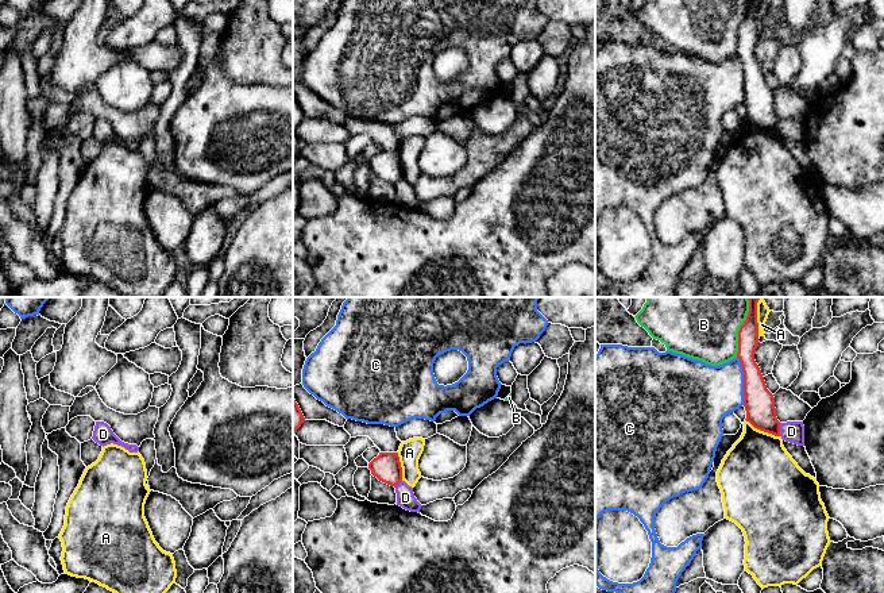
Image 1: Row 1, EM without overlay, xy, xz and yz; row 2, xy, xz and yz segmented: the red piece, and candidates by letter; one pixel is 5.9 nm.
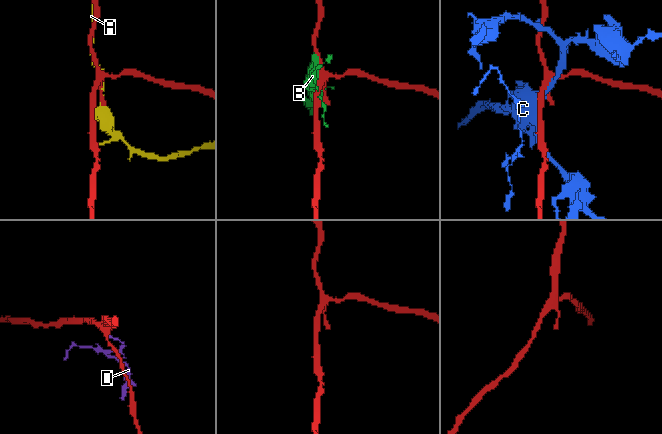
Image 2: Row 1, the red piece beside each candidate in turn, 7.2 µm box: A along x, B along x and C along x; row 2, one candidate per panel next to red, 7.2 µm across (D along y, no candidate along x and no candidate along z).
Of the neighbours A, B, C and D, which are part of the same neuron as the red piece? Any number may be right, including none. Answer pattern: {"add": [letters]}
{"add": []}

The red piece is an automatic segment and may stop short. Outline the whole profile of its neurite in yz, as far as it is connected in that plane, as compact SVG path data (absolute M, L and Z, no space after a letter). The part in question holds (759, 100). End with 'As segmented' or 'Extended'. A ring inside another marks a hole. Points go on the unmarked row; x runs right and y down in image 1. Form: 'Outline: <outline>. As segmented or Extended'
Outline: M749 0L746 18L738 28L737 50L744 69L745 118L760 128L780 134L775 95L767 86L761 68L754 58L758 41L757 0Z. As segmented

